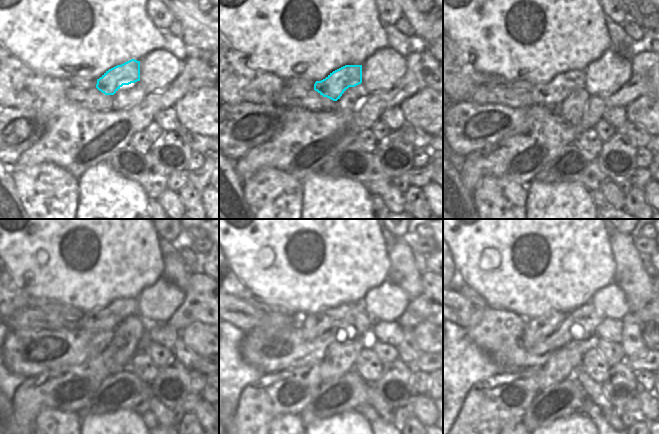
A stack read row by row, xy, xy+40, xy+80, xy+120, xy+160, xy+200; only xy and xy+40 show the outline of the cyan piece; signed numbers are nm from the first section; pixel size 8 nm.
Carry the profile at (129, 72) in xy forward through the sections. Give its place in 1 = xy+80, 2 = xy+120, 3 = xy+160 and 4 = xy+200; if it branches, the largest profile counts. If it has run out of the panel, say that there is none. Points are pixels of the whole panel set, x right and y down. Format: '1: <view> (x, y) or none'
1: xy+80 (551, 94)
2: xy+120 (108, 317)
3: xy+160 (314, 325)
4: xy+200 (538, 329)

